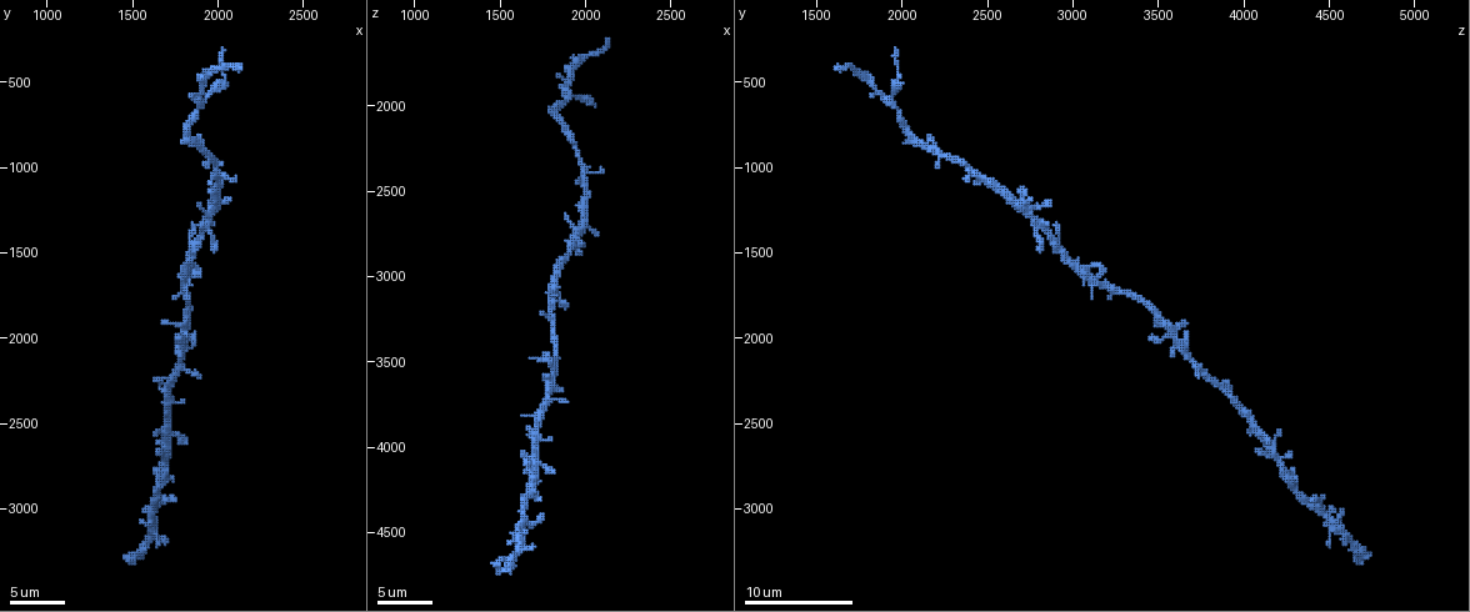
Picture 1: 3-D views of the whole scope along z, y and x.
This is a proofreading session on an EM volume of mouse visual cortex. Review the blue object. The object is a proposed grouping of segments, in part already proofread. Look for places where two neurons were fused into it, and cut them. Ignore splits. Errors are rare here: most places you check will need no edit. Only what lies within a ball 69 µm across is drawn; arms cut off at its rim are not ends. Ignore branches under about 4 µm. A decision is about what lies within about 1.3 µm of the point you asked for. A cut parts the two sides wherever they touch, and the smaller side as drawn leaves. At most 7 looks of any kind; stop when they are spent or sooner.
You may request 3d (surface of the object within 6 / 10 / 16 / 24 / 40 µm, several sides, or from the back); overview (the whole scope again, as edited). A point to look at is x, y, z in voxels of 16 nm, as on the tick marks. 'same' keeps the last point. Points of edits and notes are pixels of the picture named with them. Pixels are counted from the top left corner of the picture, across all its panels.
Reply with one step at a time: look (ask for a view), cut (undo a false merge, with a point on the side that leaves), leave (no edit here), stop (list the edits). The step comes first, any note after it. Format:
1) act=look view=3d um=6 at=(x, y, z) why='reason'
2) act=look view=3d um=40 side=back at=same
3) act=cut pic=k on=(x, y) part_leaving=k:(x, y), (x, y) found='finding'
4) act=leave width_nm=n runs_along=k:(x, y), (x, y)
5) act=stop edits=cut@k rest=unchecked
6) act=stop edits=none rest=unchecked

act=look view=3d um=10 at=(1900, 600, 1920) why='four arms meet'

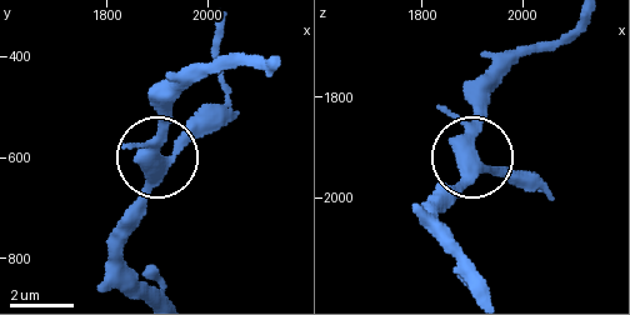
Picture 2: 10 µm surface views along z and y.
act=cut pic=2 on=(203, 113) side_arm_um=6 arms=4 found='a second neuron is stuck on'

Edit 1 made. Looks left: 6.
act=look view=3d um=6 at=(2000, 1100, 2520)

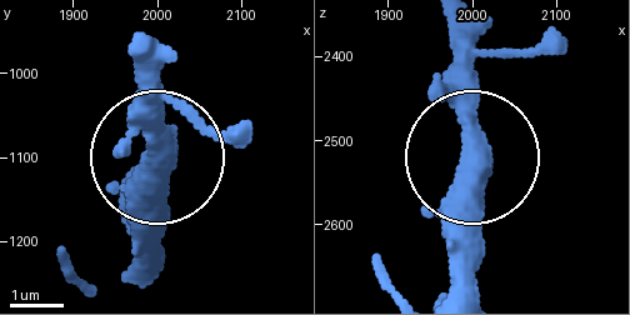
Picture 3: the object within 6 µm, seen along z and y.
act=leave runs_along=3:(139, 278), (151, 40) found='continuous, no second neuron'

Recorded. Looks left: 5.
act=look view=3d um=10 at=(1940, 920, 2200) why='two arms in line, one across'

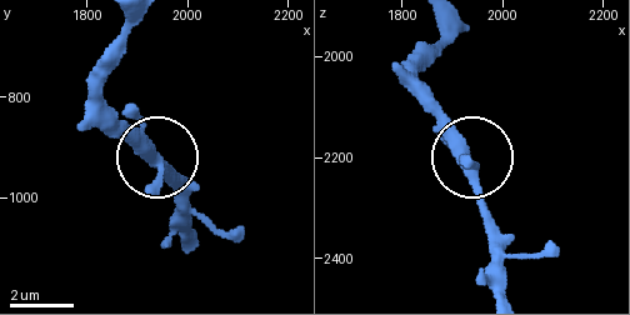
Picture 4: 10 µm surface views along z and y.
act=leave found='one neuron here'

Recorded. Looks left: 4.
act=look view=3d um=16 at=(1800, 1700, 3220) why='arms part here'

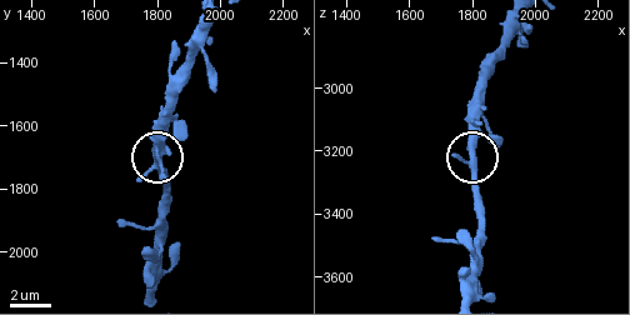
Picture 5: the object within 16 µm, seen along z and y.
act=look view=3d um=6 at=same

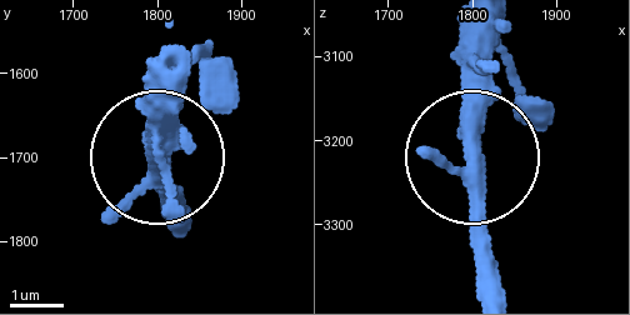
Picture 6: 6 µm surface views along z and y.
act=leave width_nm=320 found='all the same neuron'

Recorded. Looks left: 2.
act=stop edits=cut@2 rest=unchecked

